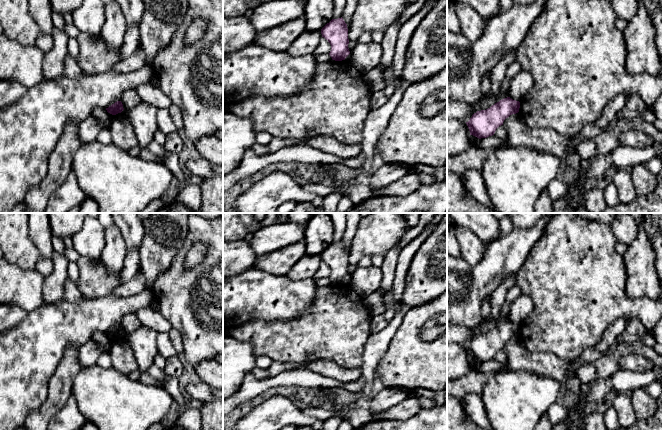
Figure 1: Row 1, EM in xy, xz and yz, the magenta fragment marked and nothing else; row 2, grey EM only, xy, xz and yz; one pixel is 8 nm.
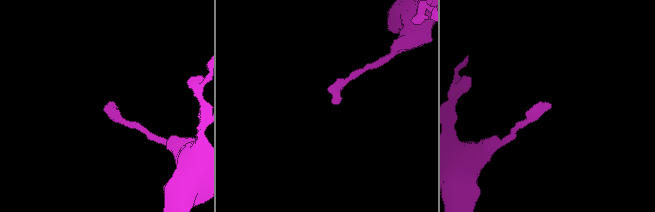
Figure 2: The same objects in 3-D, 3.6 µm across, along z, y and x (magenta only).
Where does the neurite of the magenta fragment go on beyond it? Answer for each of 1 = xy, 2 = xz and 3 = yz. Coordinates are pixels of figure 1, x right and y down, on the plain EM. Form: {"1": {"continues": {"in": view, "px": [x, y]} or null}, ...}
{"1": {"continues": null}, "2": {"continues": null}, "3": {"continues": null}}

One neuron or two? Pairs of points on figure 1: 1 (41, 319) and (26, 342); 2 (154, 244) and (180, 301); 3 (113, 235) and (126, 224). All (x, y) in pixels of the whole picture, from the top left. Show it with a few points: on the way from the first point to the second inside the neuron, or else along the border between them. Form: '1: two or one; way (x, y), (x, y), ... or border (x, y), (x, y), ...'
1: one; way (41, 325), (32, 336)
2: two; border (180, 250), (172, 263), (157, 277), (153, 289)
3: two; border (115, 225), (120, 231), (128, 249)

